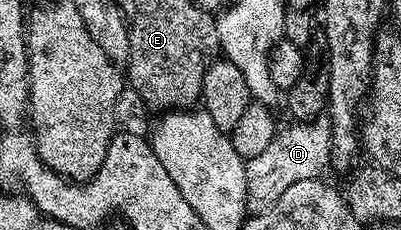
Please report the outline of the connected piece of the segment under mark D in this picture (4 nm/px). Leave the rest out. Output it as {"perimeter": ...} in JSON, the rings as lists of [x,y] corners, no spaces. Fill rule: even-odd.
{"perimeter":[[[320,116],[307,123],[296,123],[289,130],[276,133],[273,142],[264,153],[245,162],[248,203],[259,208],[268,208],[295,182],[320,177],[331,159],[330,119]]]}

